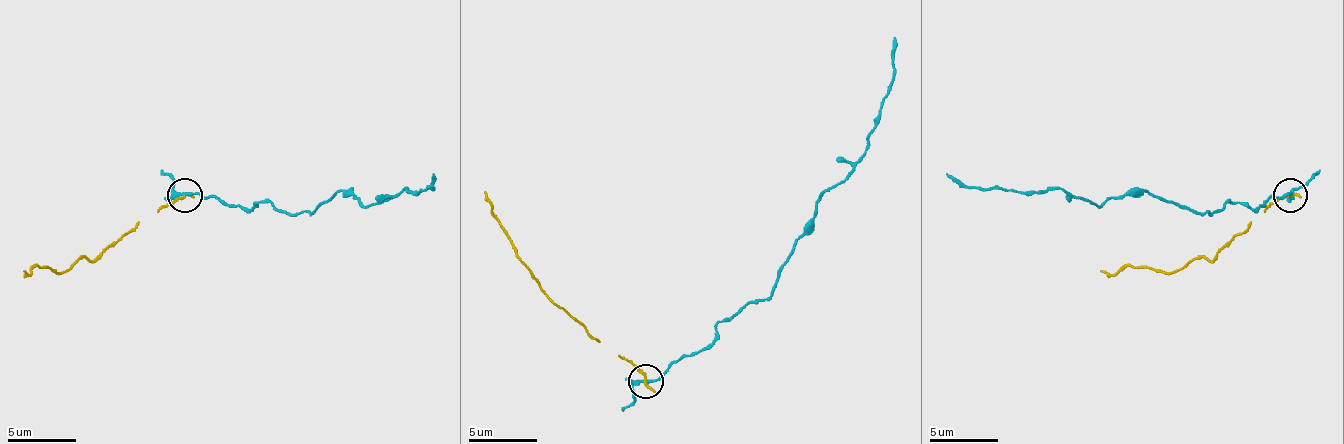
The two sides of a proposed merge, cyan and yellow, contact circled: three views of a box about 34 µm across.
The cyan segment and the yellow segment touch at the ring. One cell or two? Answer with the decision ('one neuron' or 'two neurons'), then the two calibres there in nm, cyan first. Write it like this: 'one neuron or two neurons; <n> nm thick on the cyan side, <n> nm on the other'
two neurons; 200 nm thick on the cyan side, 240 nm on the other

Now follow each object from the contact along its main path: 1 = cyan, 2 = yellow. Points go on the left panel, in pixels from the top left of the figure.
1: (184, 194), (245, 208), (269, 201), (287, 215), (338, 191), (379, 205), (403, 188), (431, 188), (434, 174)
2: (184, 194), (91, 260), (81, 260), (64, 273), (50, 266), (36, 266), (29, 273), (23, 270)

